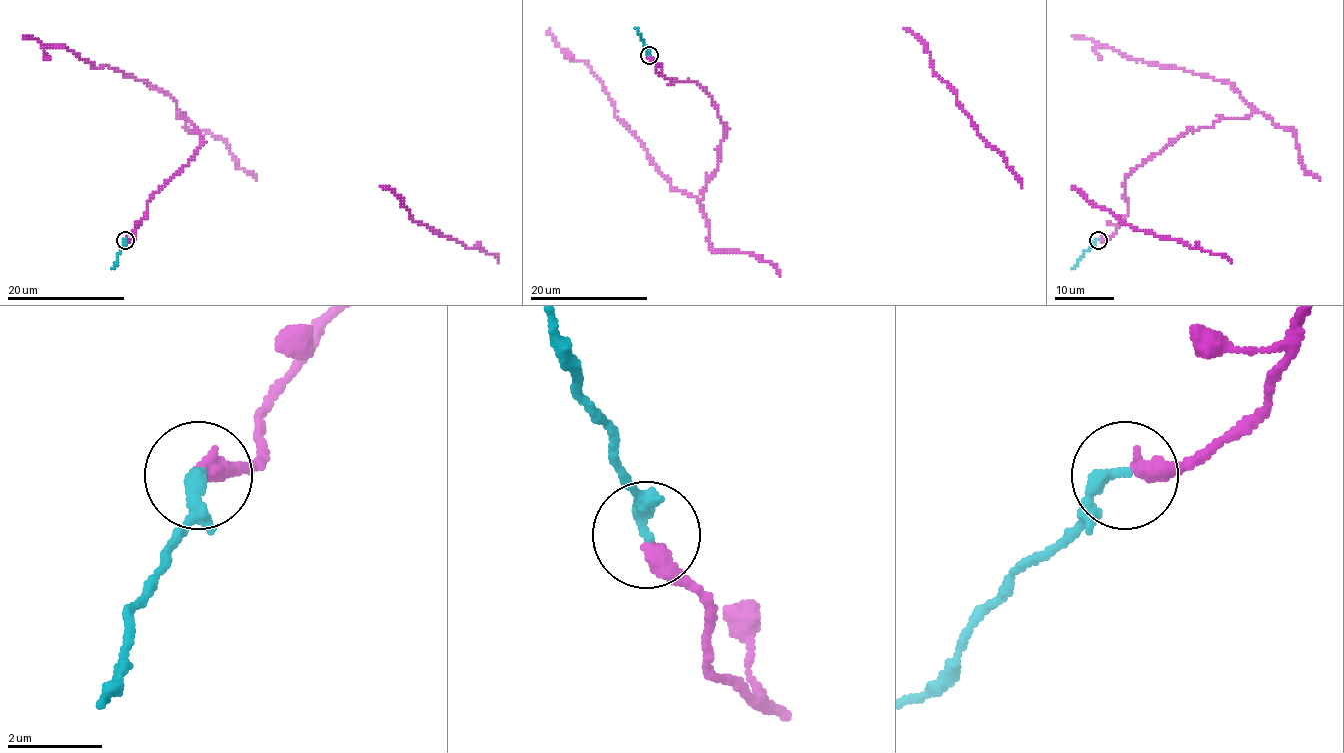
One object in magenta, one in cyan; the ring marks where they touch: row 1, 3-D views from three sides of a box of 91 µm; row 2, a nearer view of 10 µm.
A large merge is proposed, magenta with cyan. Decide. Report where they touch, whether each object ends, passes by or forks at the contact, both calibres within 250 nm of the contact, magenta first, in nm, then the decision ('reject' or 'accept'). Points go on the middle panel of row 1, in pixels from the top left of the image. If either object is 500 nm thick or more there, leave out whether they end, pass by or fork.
place (649, 55); magenta ends; cyan ends; calibres 400 and 320 nm; accept

